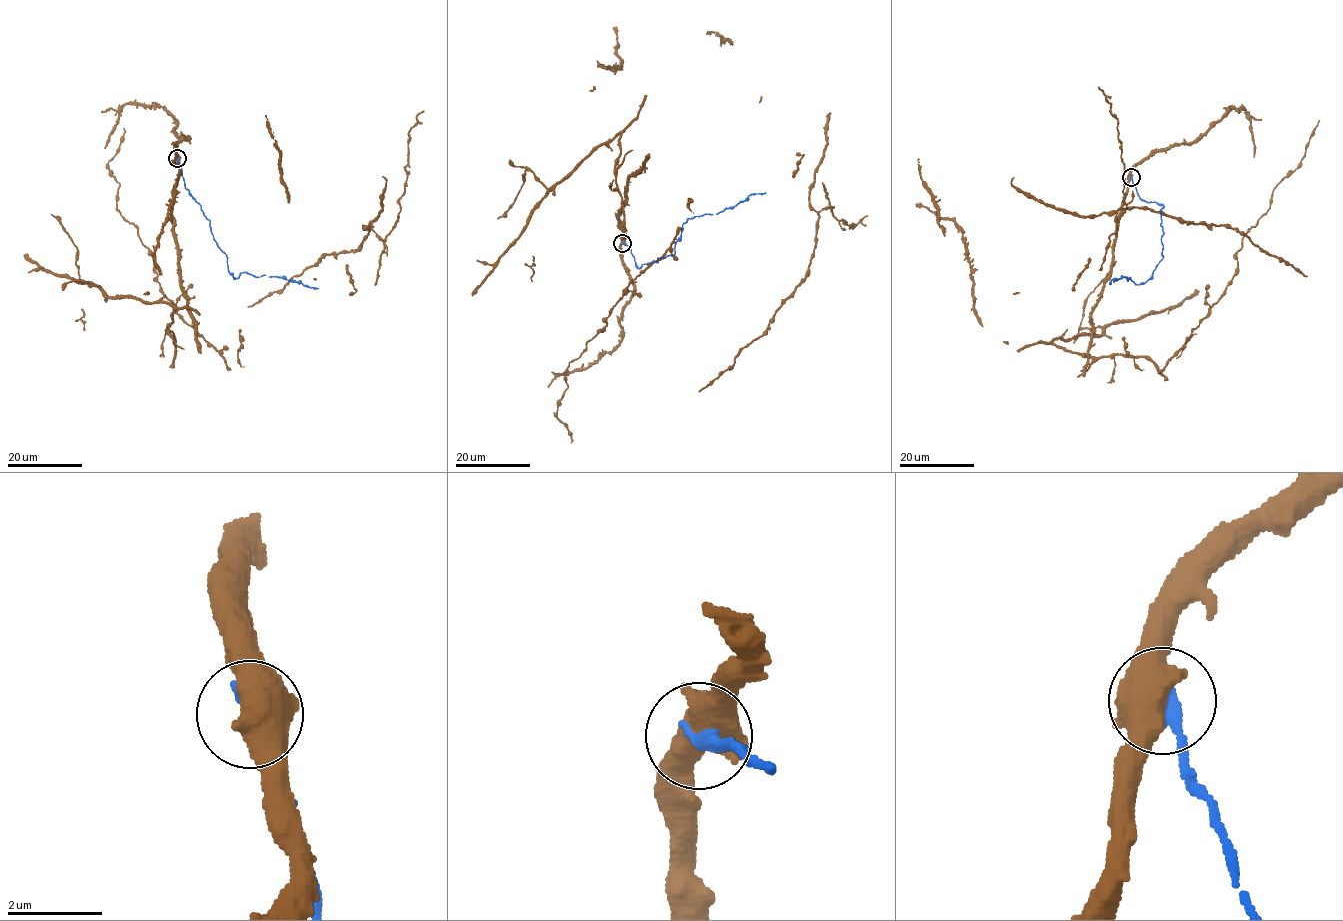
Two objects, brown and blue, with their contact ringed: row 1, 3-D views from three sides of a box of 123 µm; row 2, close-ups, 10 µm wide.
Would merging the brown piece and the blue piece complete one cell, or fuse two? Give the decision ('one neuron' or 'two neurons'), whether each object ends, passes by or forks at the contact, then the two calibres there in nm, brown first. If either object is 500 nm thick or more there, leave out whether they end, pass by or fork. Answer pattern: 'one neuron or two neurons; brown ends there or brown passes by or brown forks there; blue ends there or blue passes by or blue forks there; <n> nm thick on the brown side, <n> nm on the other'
two neurons; brown forks there; blue ends there; 480 nm thick on the brown side, 360 nm on the other

